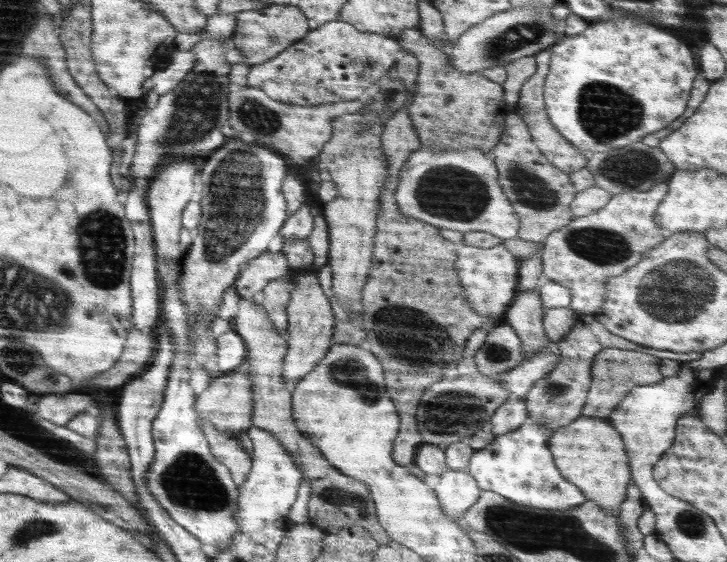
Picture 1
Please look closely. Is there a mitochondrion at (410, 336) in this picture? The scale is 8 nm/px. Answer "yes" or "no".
yes

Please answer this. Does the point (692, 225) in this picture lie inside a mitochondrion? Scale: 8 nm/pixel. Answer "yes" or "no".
no

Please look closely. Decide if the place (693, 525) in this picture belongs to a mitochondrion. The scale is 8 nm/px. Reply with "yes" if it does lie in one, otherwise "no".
yes

